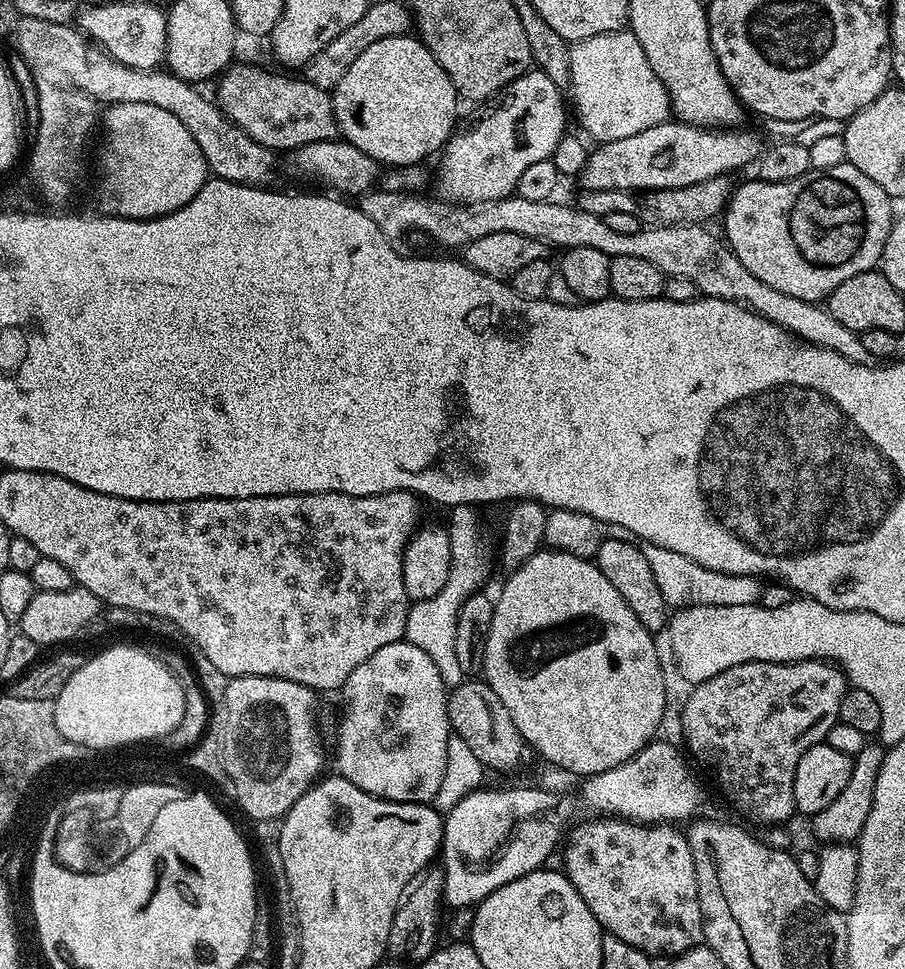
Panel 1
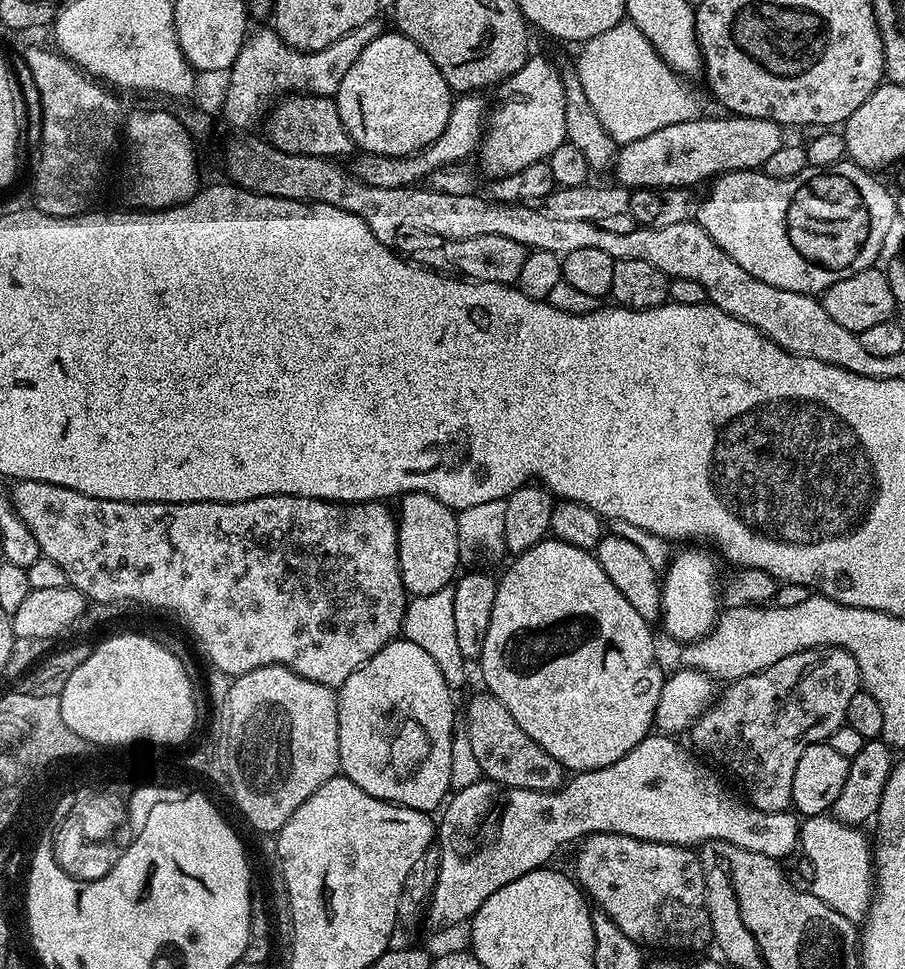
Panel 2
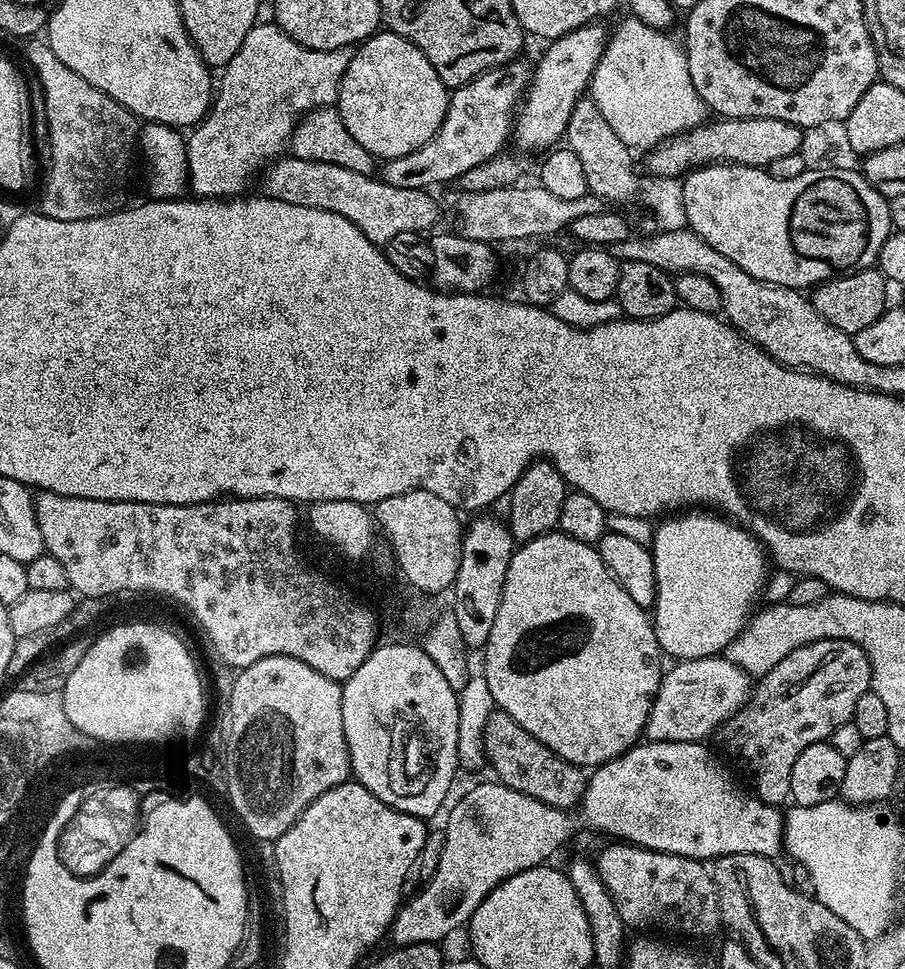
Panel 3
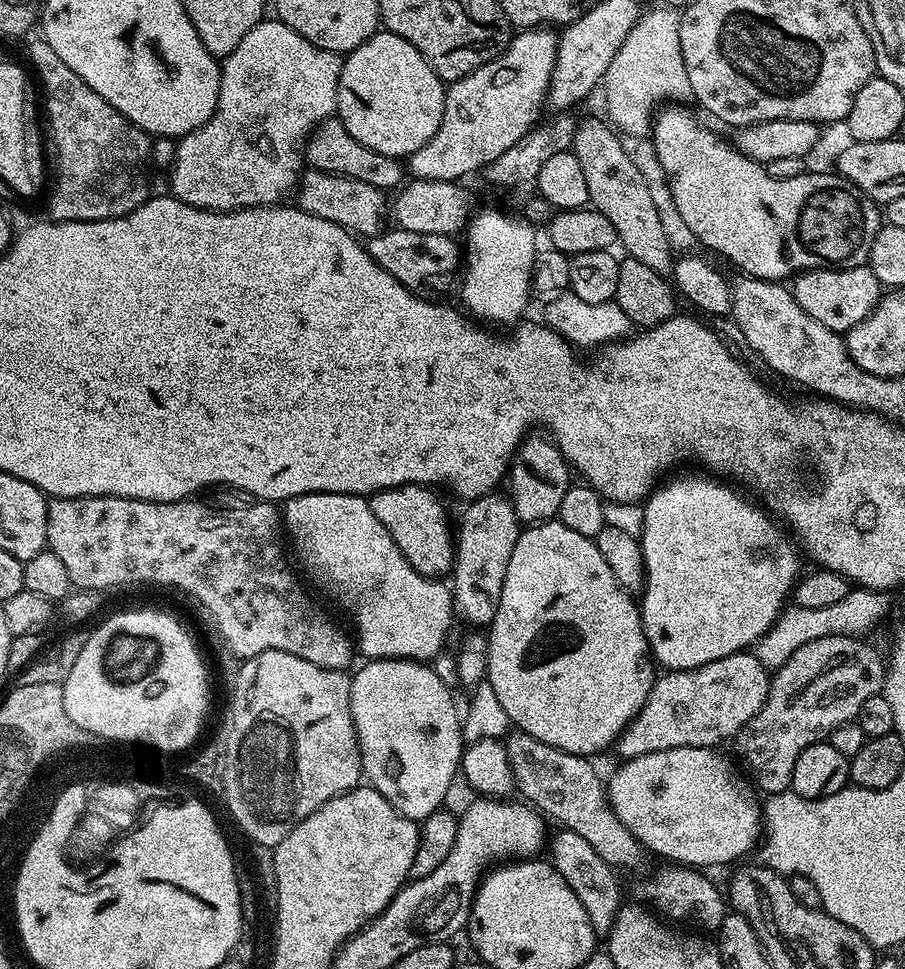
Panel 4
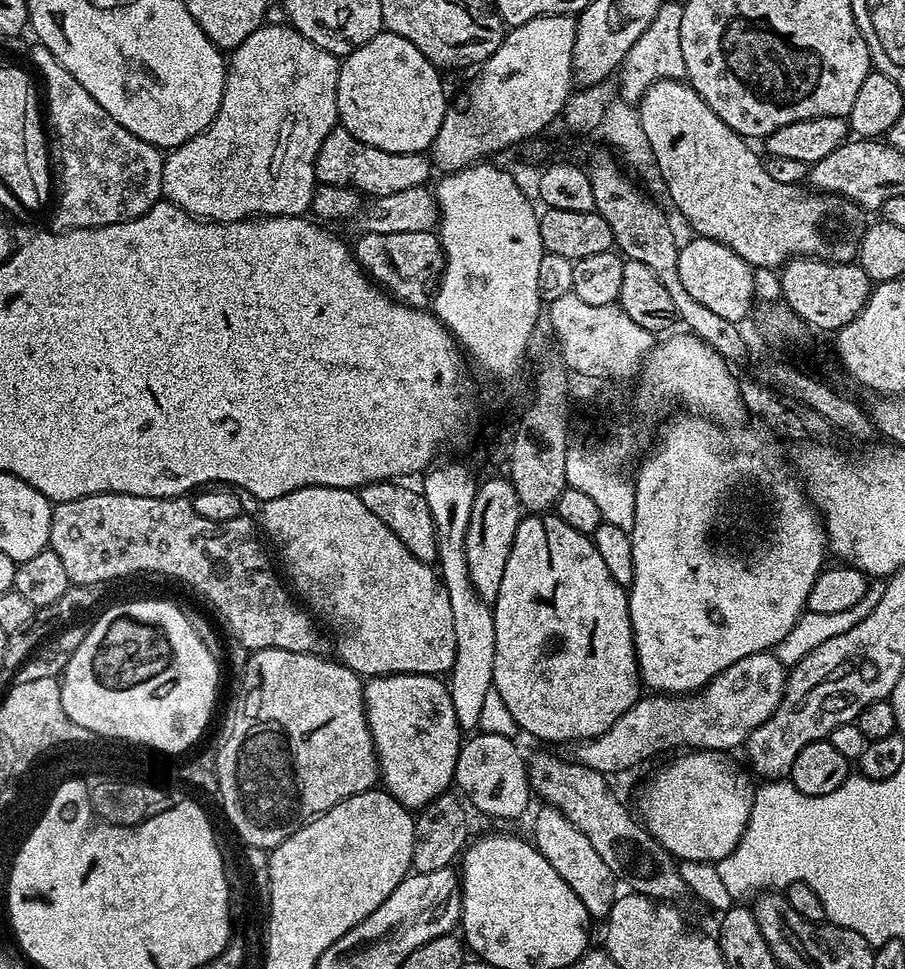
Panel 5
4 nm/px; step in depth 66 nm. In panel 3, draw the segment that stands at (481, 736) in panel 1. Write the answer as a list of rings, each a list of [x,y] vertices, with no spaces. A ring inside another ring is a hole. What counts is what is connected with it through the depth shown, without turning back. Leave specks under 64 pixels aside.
[[[500,709],[491,711],[485,719],[484,755],[489,767],[492,766],[496,772],[499,783],[555,808],[568,810],[575,807],[587,787],[587,775],[579,765],[568,763],[554,754]]]

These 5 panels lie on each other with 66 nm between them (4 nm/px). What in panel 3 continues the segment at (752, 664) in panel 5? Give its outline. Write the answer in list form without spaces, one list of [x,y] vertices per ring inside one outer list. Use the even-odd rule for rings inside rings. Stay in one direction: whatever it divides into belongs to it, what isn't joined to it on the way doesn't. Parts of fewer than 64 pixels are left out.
[[[725,655],[694,658],[693,660],[678,660],[671,665],[673,668],[660,677],[658,694],[650,706],[650,714],[646,718],[644,736],[648,740],[662,742],[697,742],[707,741],[708,735],[715,733],[752,695],[753,677],[748,676],[737,664],[727,660]]]

